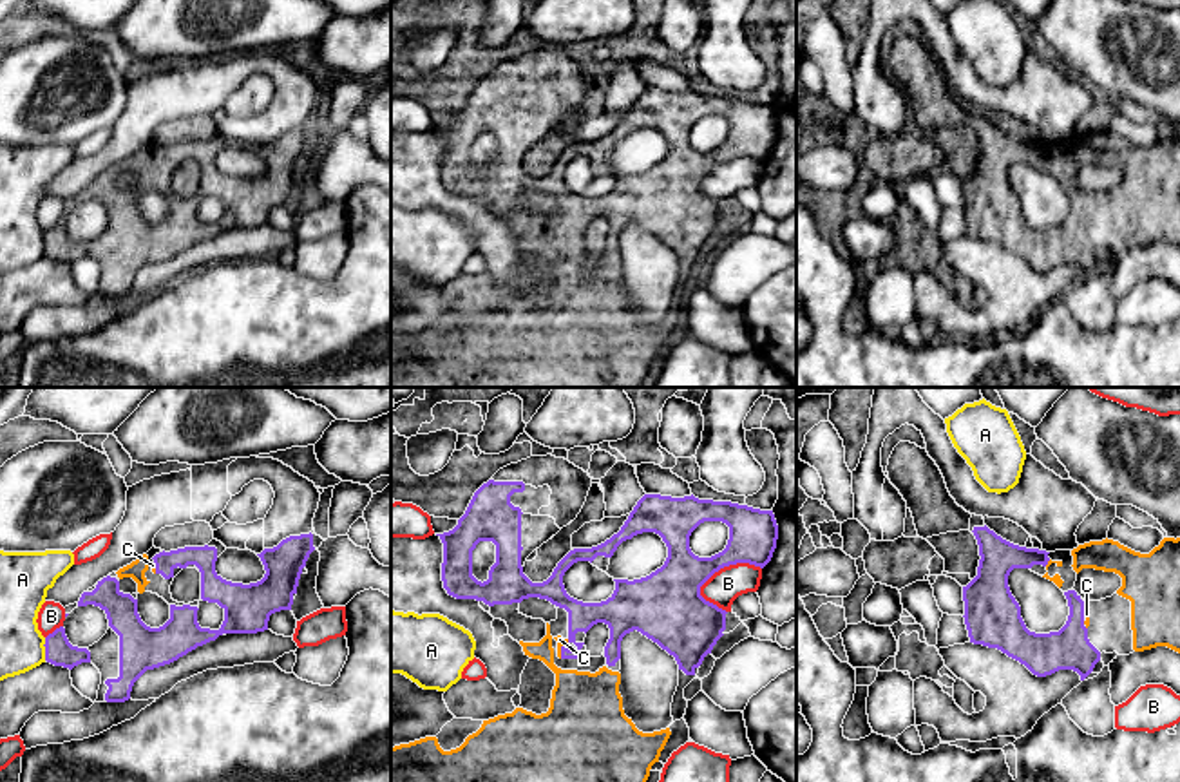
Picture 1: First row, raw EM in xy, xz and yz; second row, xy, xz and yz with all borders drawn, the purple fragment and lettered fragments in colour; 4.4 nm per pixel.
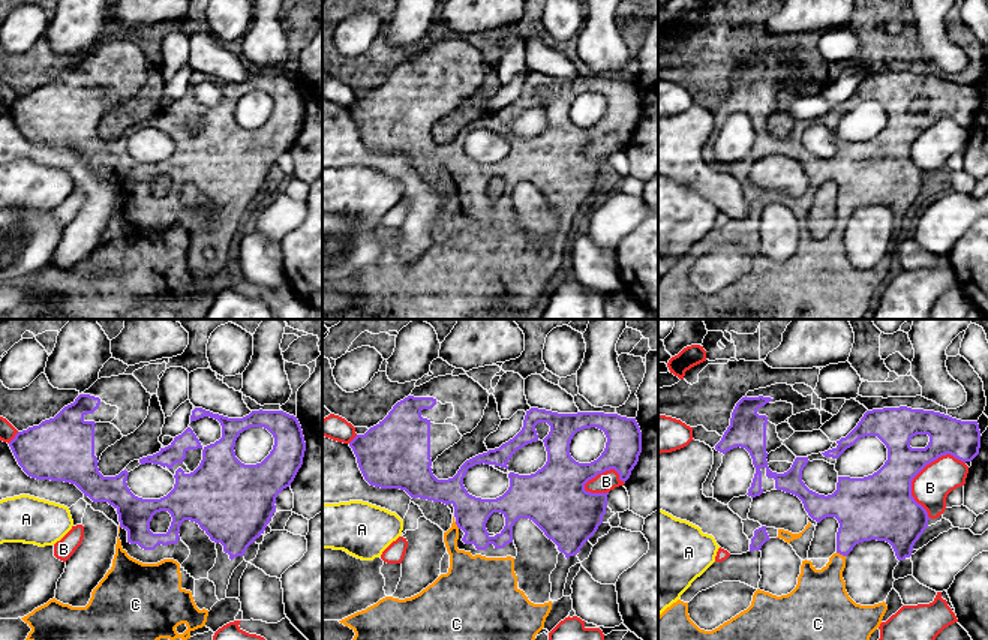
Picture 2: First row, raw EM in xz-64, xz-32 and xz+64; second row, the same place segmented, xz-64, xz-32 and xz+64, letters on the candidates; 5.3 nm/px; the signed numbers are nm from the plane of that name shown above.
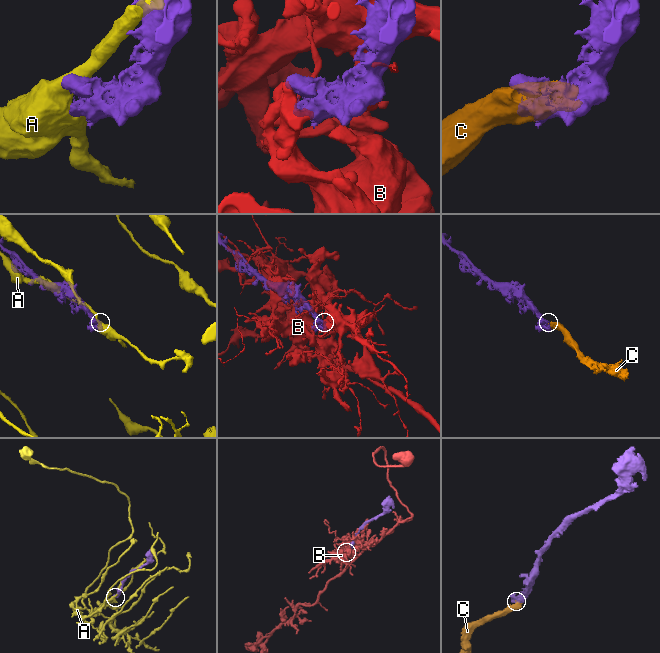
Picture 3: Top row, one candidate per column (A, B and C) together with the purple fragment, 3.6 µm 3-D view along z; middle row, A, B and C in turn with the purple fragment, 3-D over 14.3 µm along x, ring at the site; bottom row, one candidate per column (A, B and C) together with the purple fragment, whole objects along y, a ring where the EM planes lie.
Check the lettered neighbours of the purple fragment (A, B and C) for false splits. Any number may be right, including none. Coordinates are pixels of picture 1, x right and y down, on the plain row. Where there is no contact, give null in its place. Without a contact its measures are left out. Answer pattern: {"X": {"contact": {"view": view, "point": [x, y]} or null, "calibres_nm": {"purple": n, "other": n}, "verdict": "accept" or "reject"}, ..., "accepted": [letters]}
{"A": {"contact": {"view": "xy", "point": [46, 243]}, "calibres_nm": {"purple": 120, "other": 190}, "verdict": "reject"}, "B": {"contact": {"view": "xz", "point": [726, 160]}, "calibres_nm": {"purple": 220, "other": 150}, "verdict": "reject"}, "C": {"contact": {"view": "xz", "point": [561, 243]}, "calibres_nm": {"purple": 130, "other": 40}, "verdict": "accept"}, "accepted": ["C"]}

